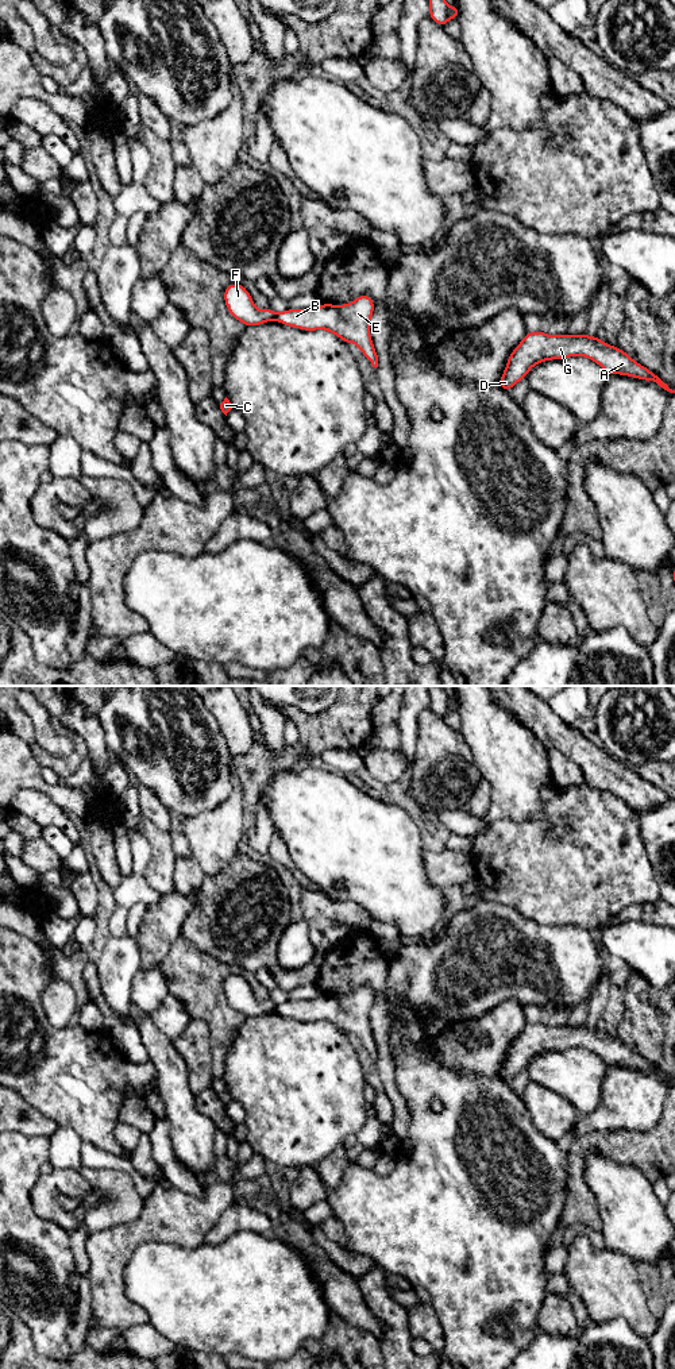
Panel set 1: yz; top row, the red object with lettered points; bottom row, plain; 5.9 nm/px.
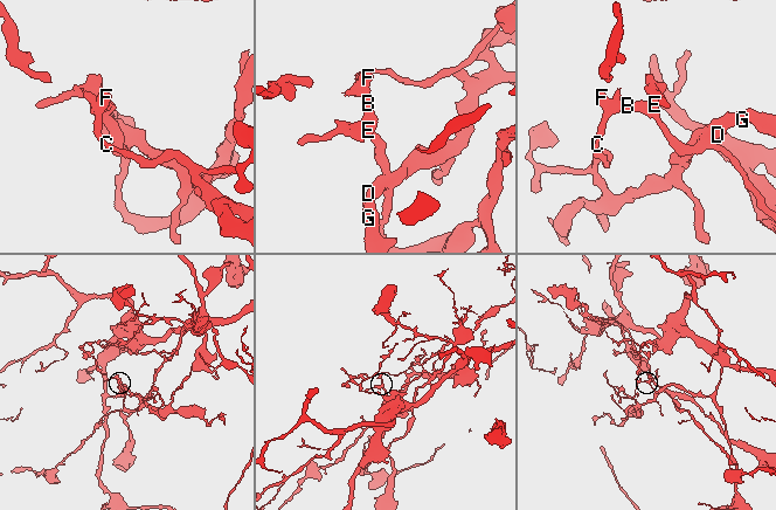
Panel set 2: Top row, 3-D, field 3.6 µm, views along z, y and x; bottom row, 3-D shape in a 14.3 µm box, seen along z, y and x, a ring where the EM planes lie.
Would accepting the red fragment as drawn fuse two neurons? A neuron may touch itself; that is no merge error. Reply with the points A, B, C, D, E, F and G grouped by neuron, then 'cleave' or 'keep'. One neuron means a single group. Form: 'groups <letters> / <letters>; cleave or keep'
groups A C D F G / B E; cleave

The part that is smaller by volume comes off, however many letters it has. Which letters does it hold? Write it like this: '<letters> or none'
B, E

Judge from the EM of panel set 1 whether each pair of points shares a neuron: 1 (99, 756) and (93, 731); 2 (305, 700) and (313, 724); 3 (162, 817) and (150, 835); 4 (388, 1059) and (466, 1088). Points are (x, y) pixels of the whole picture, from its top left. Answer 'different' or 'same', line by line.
1: same
2: different
3: different
4: different

